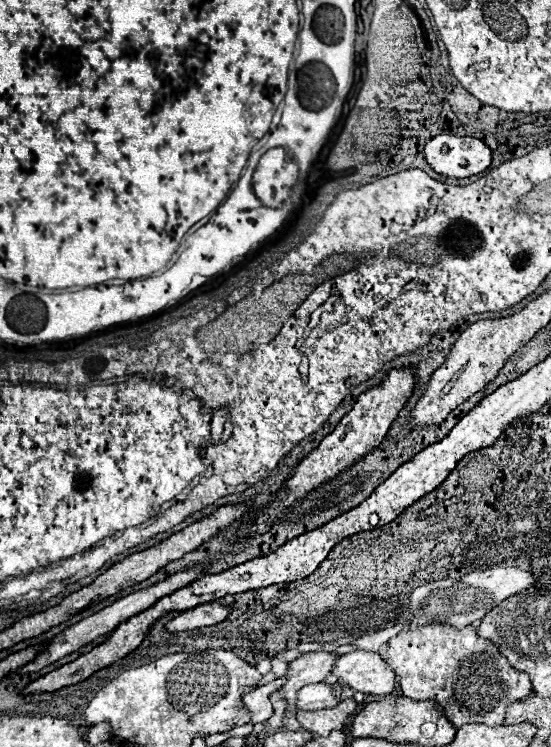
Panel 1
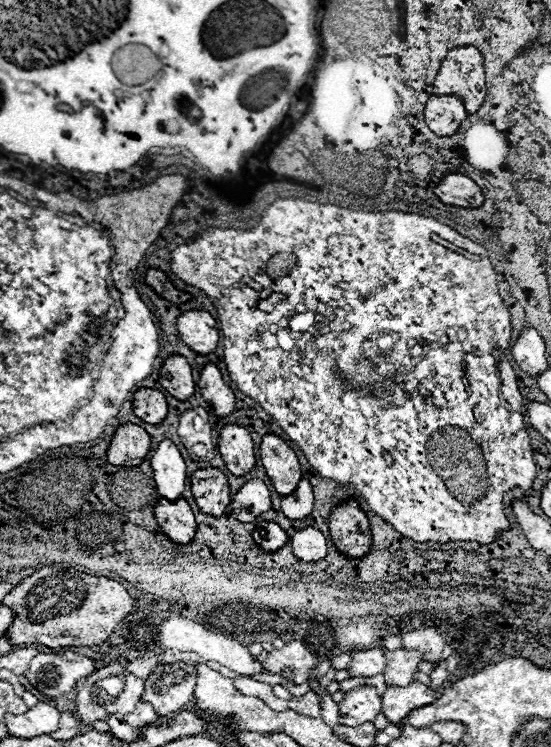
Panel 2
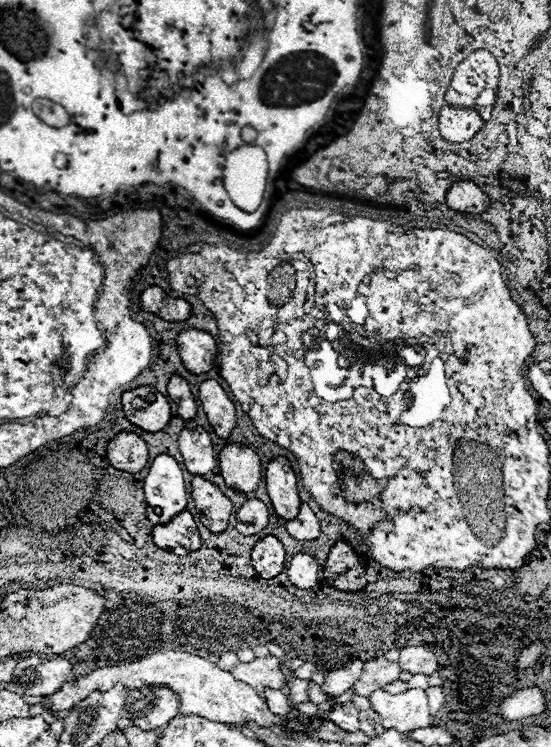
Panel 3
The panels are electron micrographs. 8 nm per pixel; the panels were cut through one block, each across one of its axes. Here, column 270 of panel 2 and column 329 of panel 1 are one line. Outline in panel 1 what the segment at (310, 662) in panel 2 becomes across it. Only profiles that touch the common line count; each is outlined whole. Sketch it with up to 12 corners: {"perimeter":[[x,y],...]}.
{"perimeter":[[308,652],[292,662],[280,690],[288,700],[292,718],[292,696],[308,682],[322,682],[336,664],[334,652]]}

